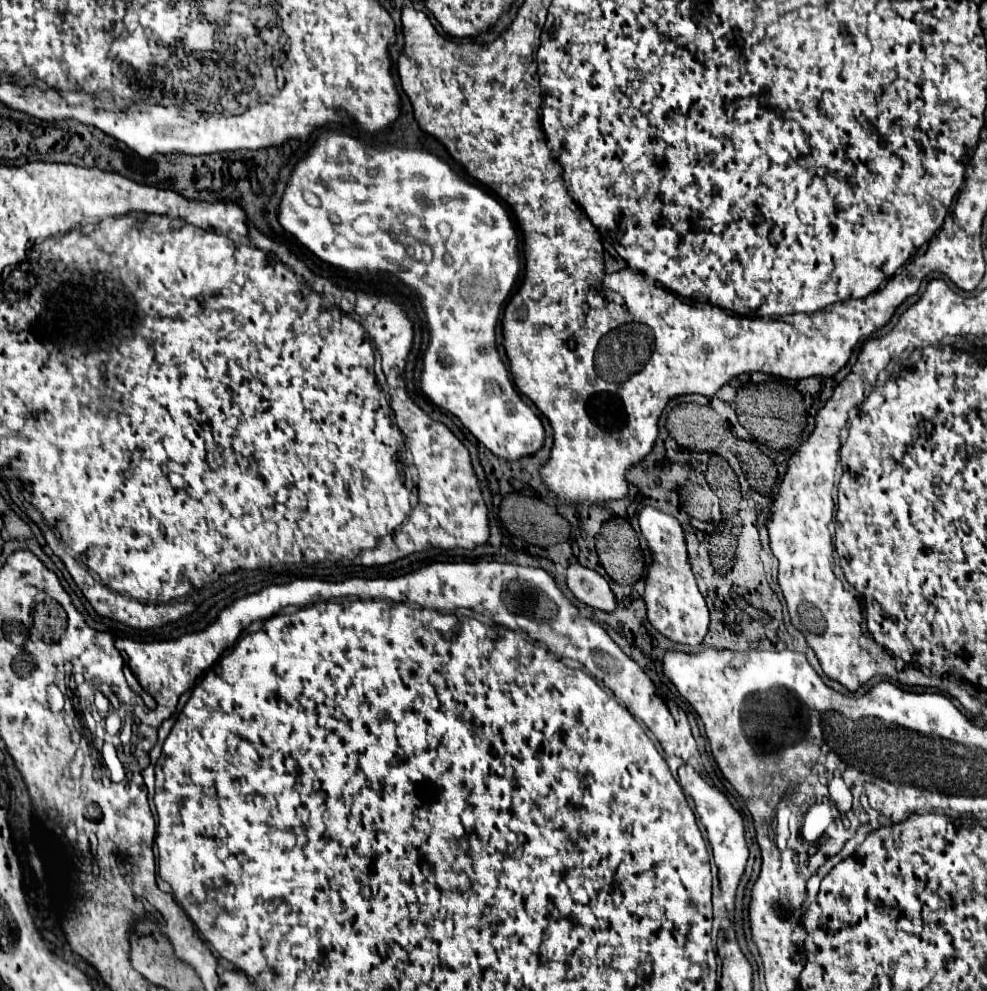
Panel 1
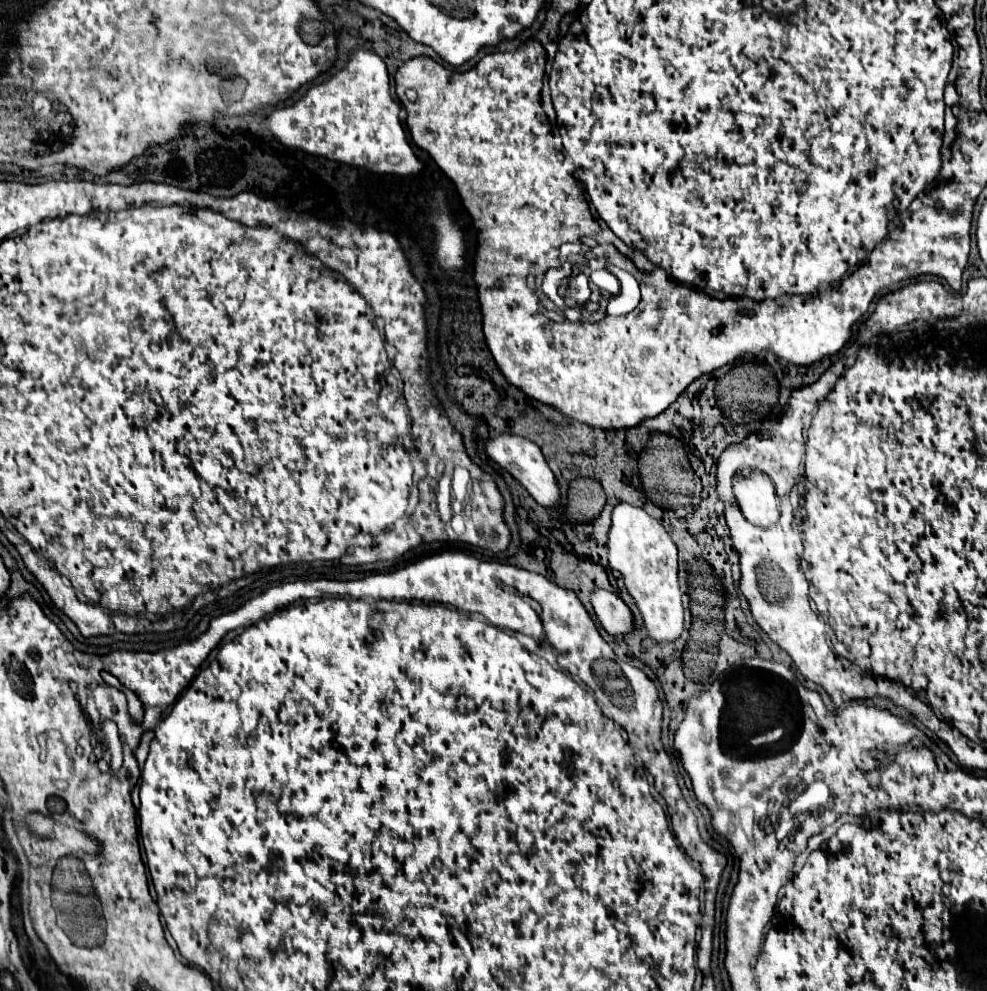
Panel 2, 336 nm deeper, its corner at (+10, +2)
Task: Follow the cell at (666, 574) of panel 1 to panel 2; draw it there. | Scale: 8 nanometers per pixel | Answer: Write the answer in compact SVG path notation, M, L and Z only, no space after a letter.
M617 505L609 529L609 567L619 571L635 599L647 633L655 641L675 641L683 629L683 605L677 581L677 547L663 525L641 507Z

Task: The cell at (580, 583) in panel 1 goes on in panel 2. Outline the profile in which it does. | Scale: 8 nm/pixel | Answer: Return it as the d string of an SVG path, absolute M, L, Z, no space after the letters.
M595 589L595 593L591 595L591 603L593 603L599 623L609 635L623 637L623 635L633 633L635 629L633 613L617 593Z

